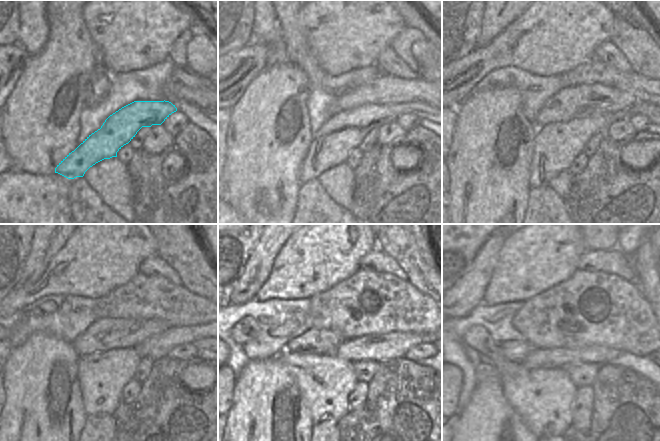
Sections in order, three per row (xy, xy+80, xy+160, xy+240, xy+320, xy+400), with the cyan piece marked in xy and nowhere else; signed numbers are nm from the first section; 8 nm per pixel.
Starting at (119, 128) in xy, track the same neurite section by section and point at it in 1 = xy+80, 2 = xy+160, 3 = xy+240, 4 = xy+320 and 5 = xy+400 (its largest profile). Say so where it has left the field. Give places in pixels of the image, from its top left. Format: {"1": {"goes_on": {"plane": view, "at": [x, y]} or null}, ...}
{"1": {"goes_on": {"plane": "xy+80", "at": [330, 146]}}, "2": {"goes_on": {"plane": "xy+160", "at": [556, 145]}}, "3": {"goes_on": {"plane": "xy+240", "at": [102, 376]}}, "4": {"goes_on": {"plane": "xy+320", "at": [325, 381]}}, "5": {"goes_on": {"plane": "xy+400", "at": [543, 398]}}}

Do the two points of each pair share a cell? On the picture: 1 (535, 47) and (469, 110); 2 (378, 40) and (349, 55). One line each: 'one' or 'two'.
1: two
2: one

